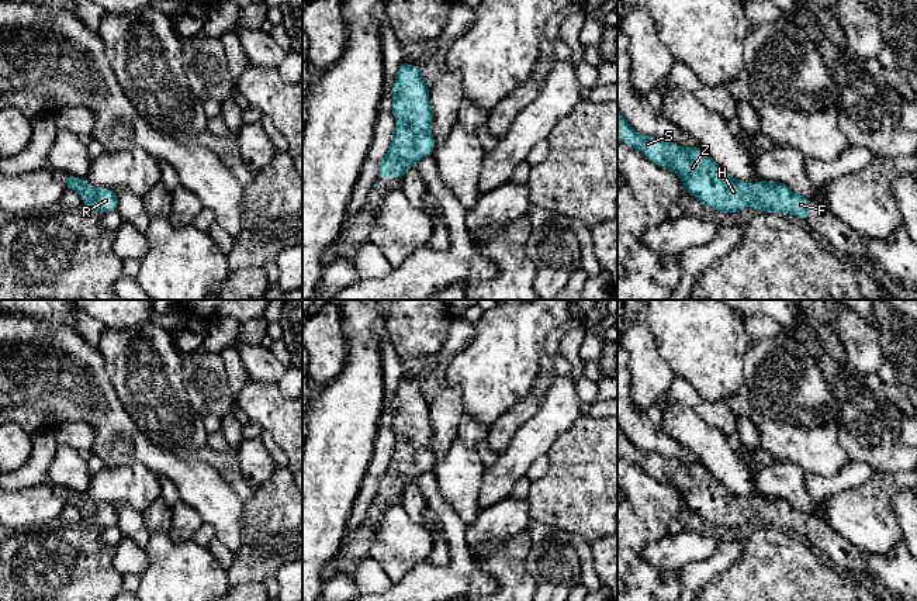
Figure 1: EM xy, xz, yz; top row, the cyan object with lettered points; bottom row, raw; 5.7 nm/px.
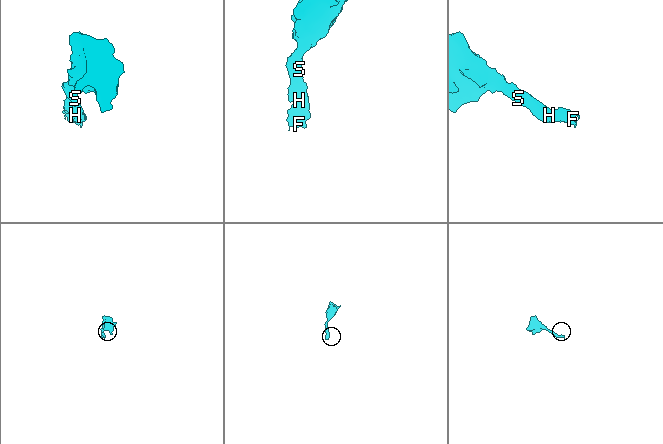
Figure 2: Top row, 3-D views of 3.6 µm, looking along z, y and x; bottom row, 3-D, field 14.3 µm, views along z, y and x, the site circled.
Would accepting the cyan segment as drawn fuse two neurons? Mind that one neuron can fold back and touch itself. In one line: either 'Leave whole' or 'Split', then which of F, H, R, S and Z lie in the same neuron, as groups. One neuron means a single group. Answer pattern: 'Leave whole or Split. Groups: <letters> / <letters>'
Leave whole. Groups: F H R S Z

